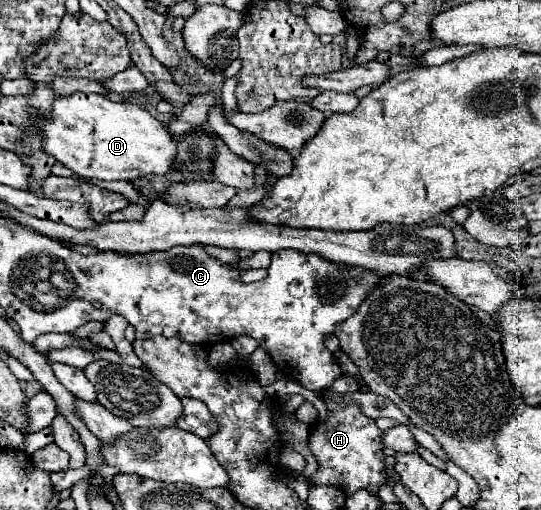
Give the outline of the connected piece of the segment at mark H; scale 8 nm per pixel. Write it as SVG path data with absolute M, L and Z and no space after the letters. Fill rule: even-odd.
M327 402L329 406L329 420L323 426L313 426L313 432L309 436L309 448L313 456L319 462L319 472L311 478L313 484L331 484L341 488L345 494L353 494L361 488L377 494L377 488L385 484L385 464L383 464L383 444L381 434L371 418L367 418L357 406L337 406L333 402Z

